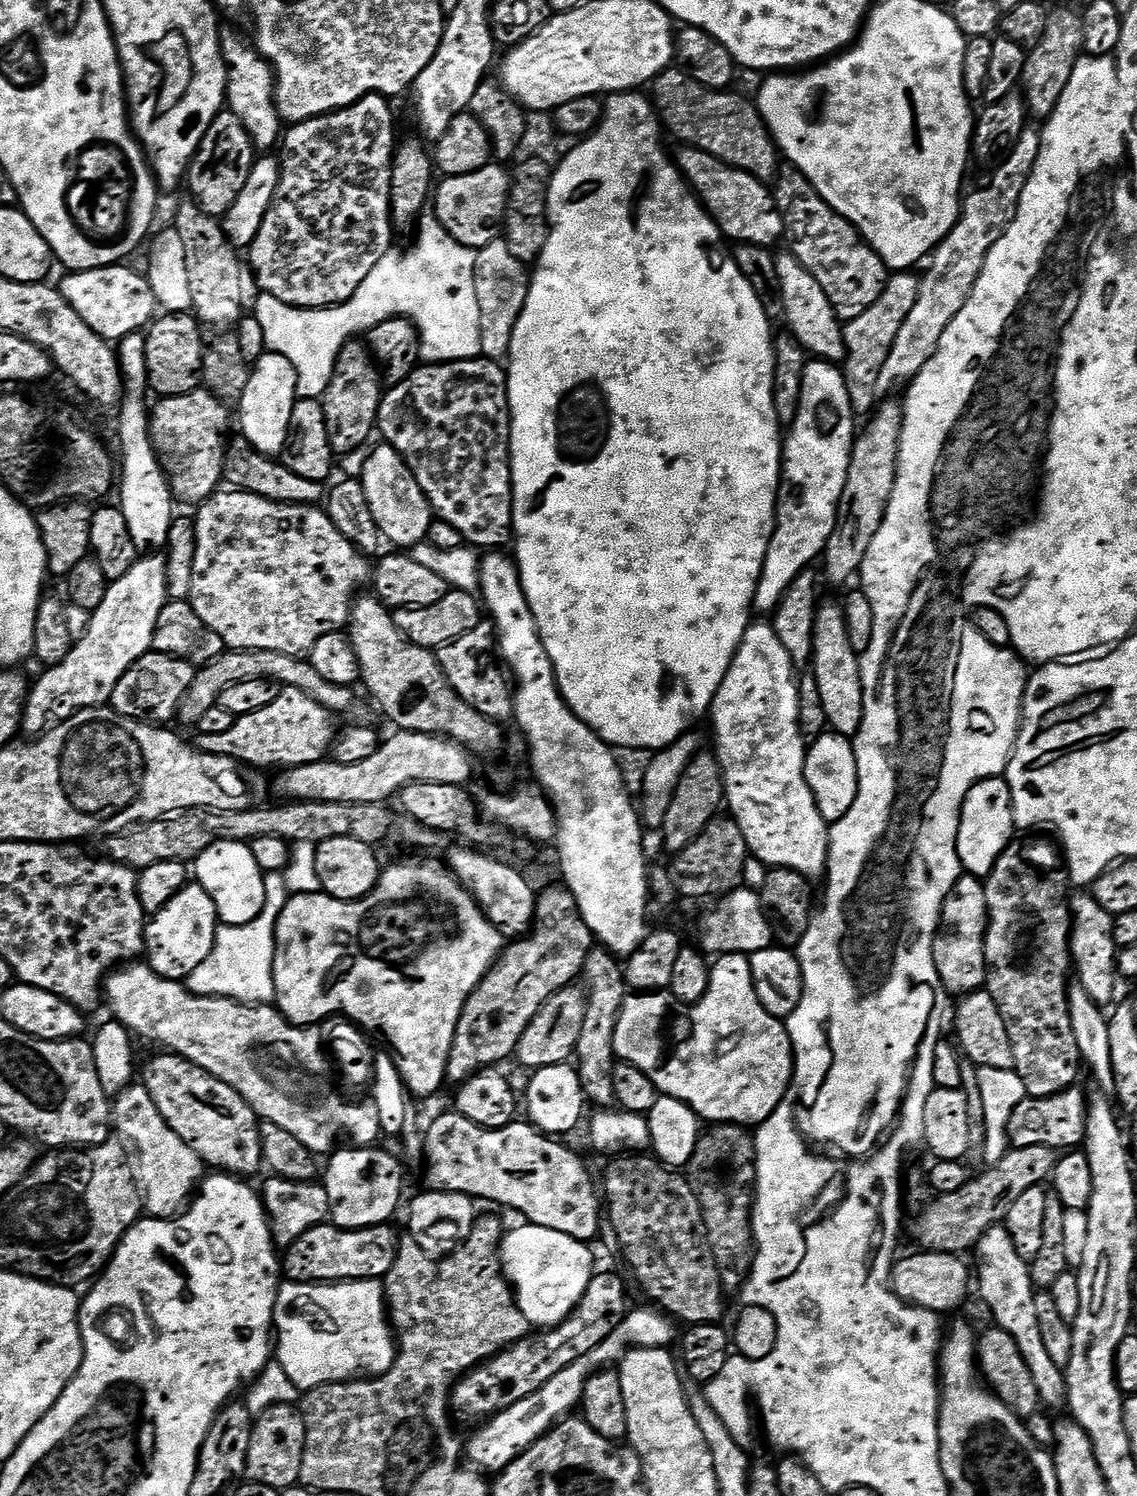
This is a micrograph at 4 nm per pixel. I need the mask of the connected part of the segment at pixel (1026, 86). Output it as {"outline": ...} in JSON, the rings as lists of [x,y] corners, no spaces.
{"outline":[[[1052,8],[1048,13],[1046,30],[1037,44],[1027,49],[1028,60],[1024,63],[1024,79],[1022,95],[1029,113],[1039,118],[1046,118],[1058,104],[1066,82],[1070,82],[1070,74],[1074,66],[1082,59],[1084,43],[1082,42],[1082,22],[1079,11],[1071,12],[1068,8]]]}

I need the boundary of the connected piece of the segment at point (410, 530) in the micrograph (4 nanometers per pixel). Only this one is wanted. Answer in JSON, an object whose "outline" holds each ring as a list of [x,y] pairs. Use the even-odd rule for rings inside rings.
{"outline":[[[383,442],[368,456],[364,464],[362,483],[366,490],[366,502],[370,502],[370,514],[378,522],[378,530],[385,541],[397,544],[397,549],[410,550],[416,544],[427,541],[434,513],[422,486],[406,466],[406,462],[390,445]]]}

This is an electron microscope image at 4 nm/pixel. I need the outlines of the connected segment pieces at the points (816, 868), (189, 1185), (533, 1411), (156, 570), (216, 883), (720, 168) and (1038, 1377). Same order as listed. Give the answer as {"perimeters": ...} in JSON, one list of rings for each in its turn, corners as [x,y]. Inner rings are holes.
{"perimeters":[[[[749,623],[710,709],[712,732],[716,735],[714,755],[724,776],[726,808],[732,811],[729,813],[731,819],[736,821],[738,830],[742,830],[749,853],[768,864],[769,869],[789,868],[809,878],[823,877],[828,866],[830,824],[822,818],[804,773],[806,738],[800,732],[798,718],[798,676],[792,673],[794,665],[790,654],[786,646],[778,642],[778,634],[771,623],[756,623]]],[[[133,1082],[115,1097],[112,1119],[115,1131],[117,1128],[125,1136],[123,1139],[130,1148],[132,1143],[132,1148],[136,1151],[134,1179],[143,1211],[158,1220],[173,1219],[197,1191],[206,1172],[204,1161],[197,1152],[190,1150],[190,1146],[186,1146],[186,1142],[182,1142],[182,1138],[178,1138],[178,1134],[174,1134],[174,1130],[170,1130],[143,1083]]],[[[649,1306],[650,1308],[633,1307],[622,1322],[618,1322],[618,1330],[606,1338],[606,1342],[598,1342],[590,1354],[578,1358],[570,1366],[566,1366],[559,1374],[554,1374],[546,1386],[542,1386],[534,1394],[522,1398],[522,1402],[514,1402],[506,1410],[497,1412],[491,1417],[469,1440],[466,1440],[466,1460],[473,1469],[481,1473],[499,1474],[503,1472],[510,1462],[514,1462],[520,1453],[527,1450],[538,1438],[542,1438],[552,1431],[553,1424],[559,1424],[561,1420],[569,1415],[572,1407],[579,1405],[584,1398],[584,1387],[588,1379],[594,1373],[601,1370],[611,1369],[619,1365],[624,1355],[632,1348],[667,1348],[673,1347],[677,1339],[678,1332],[672,1329],[674,1325],[673,1317],[665,1314],[659,1307]]],[[[141,555],[122,578],[109,583],[102,606],[91,612],[88,628],[80,640],[73,643],[70,654],[66,654],[62,662],[45,667],[44,673],[29,687],[23,731],[35,738],[47,732],[53,724],[69,720],[82,710],[107,705],[122,674],[126,674],[138,658],[152,651],[158,614],[162,614],[168,601],[164,556]]],[[[219,840],[214,842],[194,861],[195,883],[202,885],[206,894],[214,898],[216,915],[221,925],[246,926],[262,914],[266,902],[266,873],[254,858],[251,843],[242,840]]],[[[684,146],[681,149],[680,156],[678,155],[680,171],[700,203],[712,215],[712,221],[729,241],[768,248],[776,239],[784,236],[784,219],[776,205],[775,195],[765,181],[731,168],[726,162],[697,148]]],[[[996,1225],[991,1228],[982,1238],[980,1238],[973,1248],[973,1258],[976,1258],[976,1268],[974,1264],[974,1276],[978,1278],[978,1290],[983,1302],[990,1310],[994,1320],[993,1323],[1000,1329],[1006,1330],[1016,1342],[1018,1342],[1019,1353],[1026,1362],[1030,1374],[1034,1379],[1034,1386],[1038,1389],[1041,1403],[1052,1410],[1065,1411],[1068,1407],[1068,1384],[1065,1382],[1064,1372],[1054,1365],[1050,1359],[1050,1354],[1046,1351],[1046,1346],[1042,1344],[1042,1332],[1038,1329],[1037,1302],[1035,1299],[1036,1288],[1032,1283],[1031,1267],[1024,1261],[1014,1249],[1014,1244],[1010,1239],[1007,1227]]]]}

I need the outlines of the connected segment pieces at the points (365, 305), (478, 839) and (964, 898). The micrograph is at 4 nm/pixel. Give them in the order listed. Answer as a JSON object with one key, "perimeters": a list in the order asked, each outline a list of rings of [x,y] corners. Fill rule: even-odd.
{"perimeters":[[[[435,214],[421,215],[415,229],[416,241],[405,256],[399,256],[396,250],[388,252],[370,270],[366,282],[354,290],[354,294],[344,304],[335,308],[295,308],[286,302],[278,302],[270,294],[260,292],[254,309],[256,324],[260,327],[260,336],[264,339],[264,348],[290,358],[294,371],[294,392],[297,397],[323,397],[328,389],[330,378],[336,369],[336,359],[342,346],[349,340],[367,334],[378,322],[386,322],[393,317],[409,317],[420,333],[420,360],[430,364],[444,364],[447,360],[475,360],[480,356],[482,338],[480,337],[480,311],[478,294],[474,294],[474,266],[476,252],[462,246],[438,222]]],[[[414,782],[400,789],[398,801],[400,800],[401,806],[399,807],[405,816],[416,819],[422,826],[433,828],[436,831],[444,831],[456,838],[465,836],[469,840],[467,841],[469,845],[493,844],[496,848],[506,847],[509,837],[503,831],[497,830],[493,825],[481,819],[474,800],[472,804],[472,796],[467,792],[468,790],[467,787],[459,784]]],[[[967,874],[950,890],[940,912],[940,927],[934,950],[934,966],[938,970],[943,991],[967,994],[985,987],[988,971],[984,962],[984,932],[988,929],[988,907],[984,897],[984,880]]]]}

